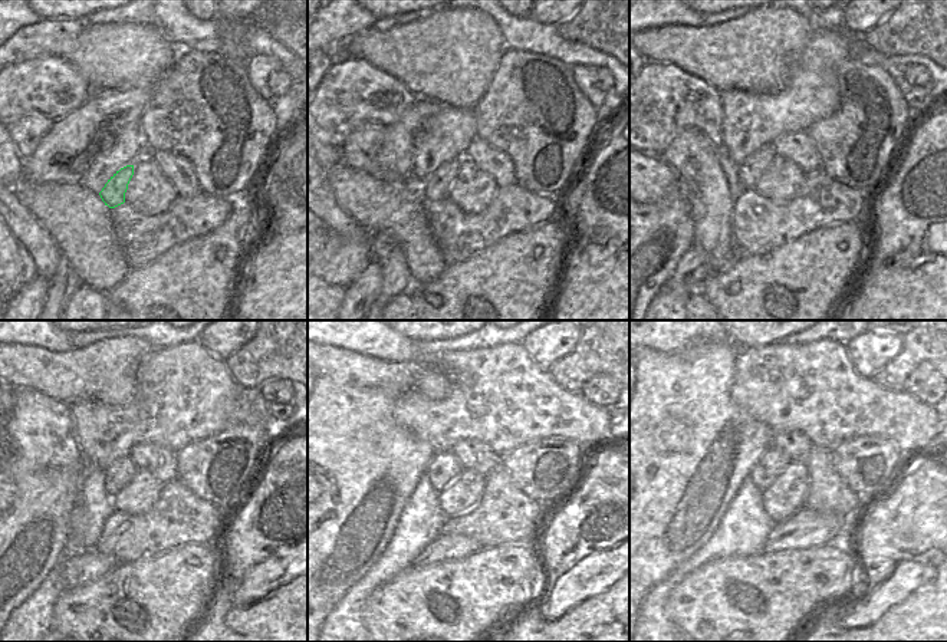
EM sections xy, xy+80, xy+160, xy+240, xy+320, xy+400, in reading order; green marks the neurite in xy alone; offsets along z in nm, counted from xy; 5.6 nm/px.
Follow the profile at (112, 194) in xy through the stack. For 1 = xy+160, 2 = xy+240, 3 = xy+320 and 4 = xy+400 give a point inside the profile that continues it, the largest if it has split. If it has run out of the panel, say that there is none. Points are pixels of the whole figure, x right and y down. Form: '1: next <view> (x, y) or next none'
1: next xy+160 (749, 171)
2: next xy+240 (122, 470)
3: next xy+320 (444, 467)
4: next xy+400 (772, 463)

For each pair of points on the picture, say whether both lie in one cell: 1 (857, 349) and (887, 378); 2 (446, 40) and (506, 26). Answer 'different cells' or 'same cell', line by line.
1: different cells
2: different cells

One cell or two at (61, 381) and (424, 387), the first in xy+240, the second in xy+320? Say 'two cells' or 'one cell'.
one cell

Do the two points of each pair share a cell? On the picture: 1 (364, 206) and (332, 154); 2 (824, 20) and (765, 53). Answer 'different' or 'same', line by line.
1: different
2: different

